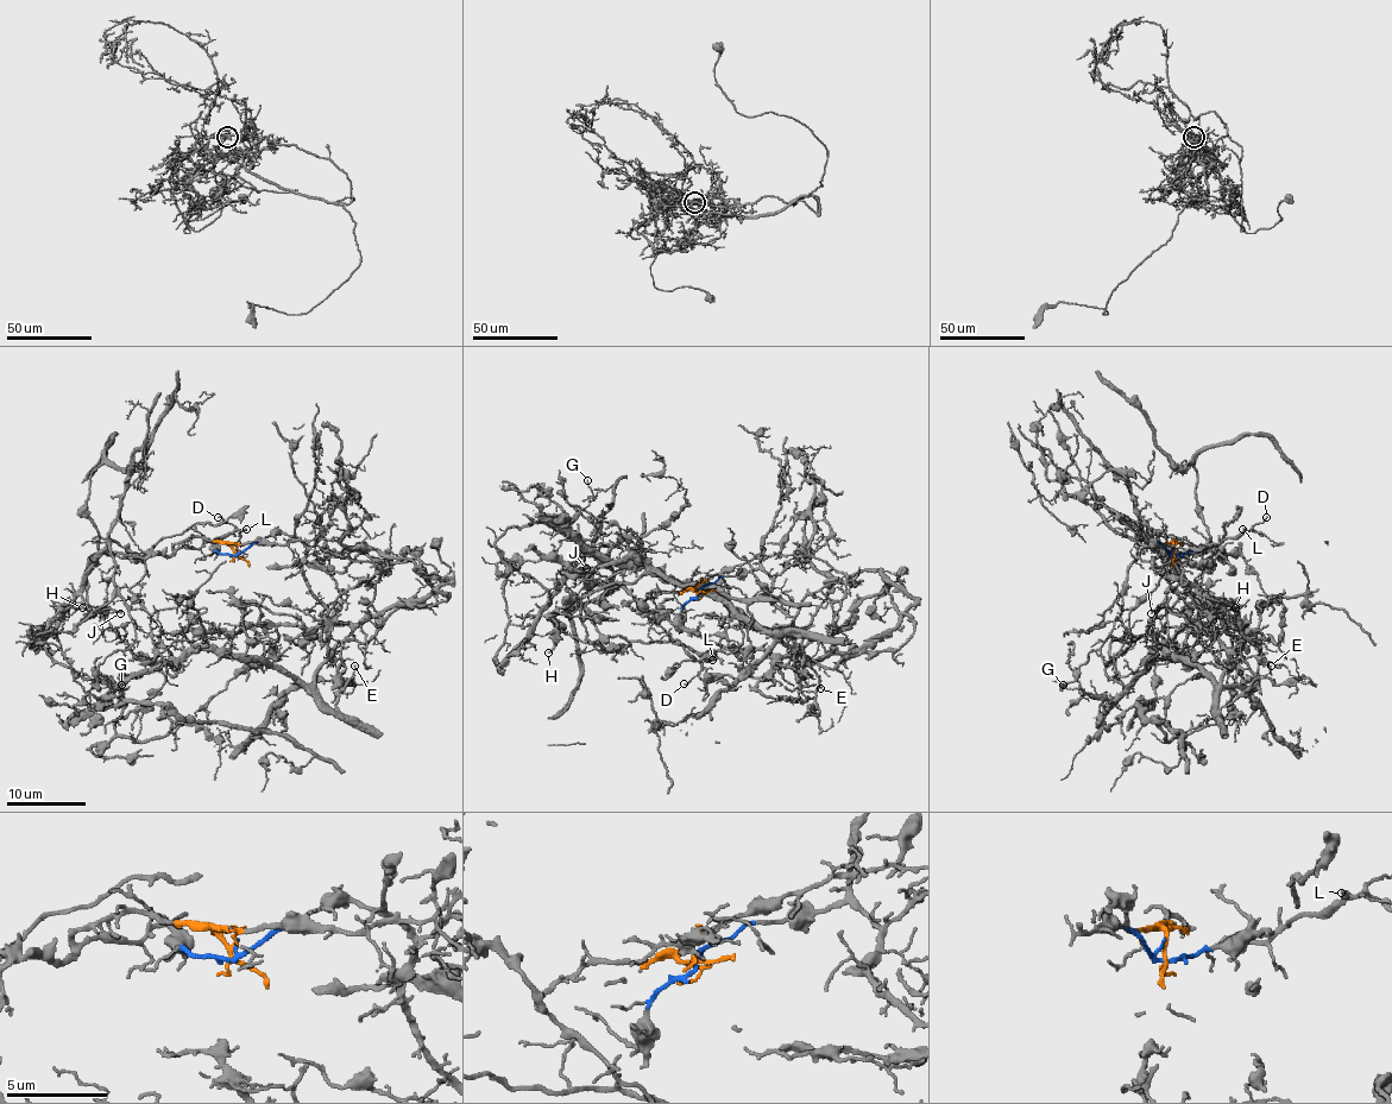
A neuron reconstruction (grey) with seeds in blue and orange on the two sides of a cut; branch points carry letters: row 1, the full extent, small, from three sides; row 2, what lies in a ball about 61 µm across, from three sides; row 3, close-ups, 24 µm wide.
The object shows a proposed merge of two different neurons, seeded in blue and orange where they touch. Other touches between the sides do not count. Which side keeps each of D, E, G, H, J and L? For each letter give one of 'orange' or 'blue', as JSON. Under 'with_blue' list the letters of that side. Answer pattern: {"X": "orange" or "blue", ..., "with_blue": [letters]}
{"D": "orange", "E": "blue", "G": "blue", "H": "orange", "J": "orange", "L": "orange", "with_blue": ["E", "G"]}

